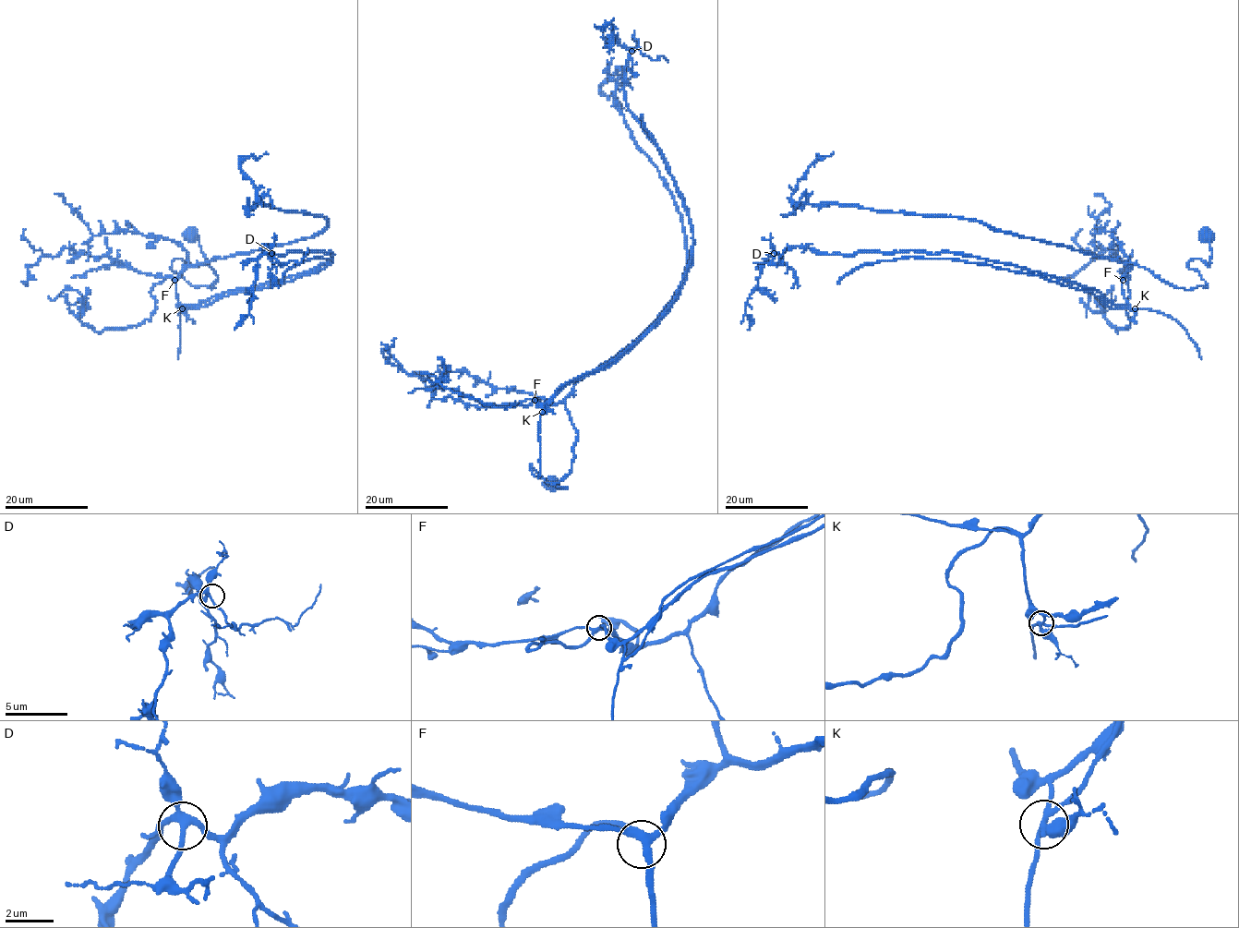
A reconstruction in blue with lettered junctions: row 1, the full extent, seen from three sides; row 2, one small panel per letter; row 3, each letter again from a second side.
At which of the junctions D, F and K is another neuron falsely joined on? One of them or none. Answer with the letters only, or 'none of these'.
K

